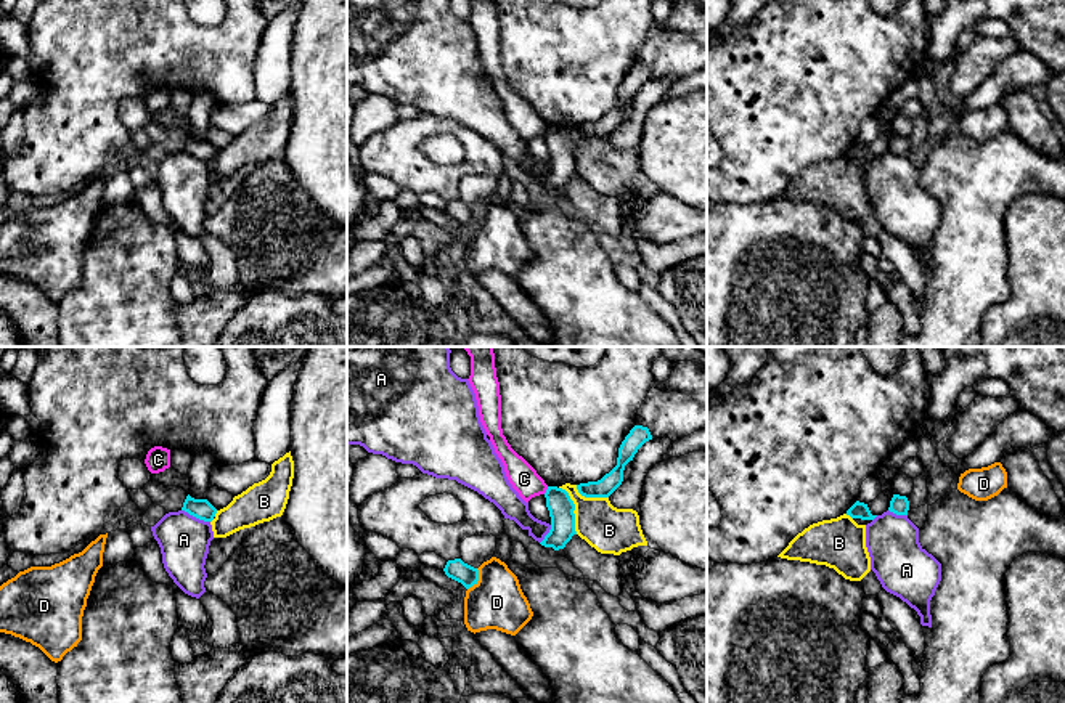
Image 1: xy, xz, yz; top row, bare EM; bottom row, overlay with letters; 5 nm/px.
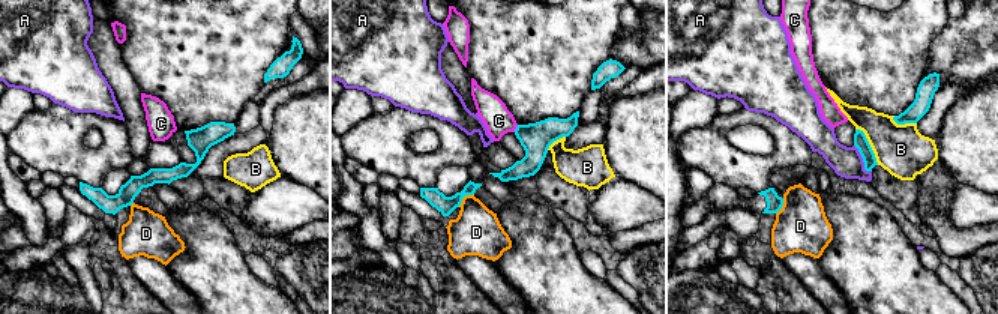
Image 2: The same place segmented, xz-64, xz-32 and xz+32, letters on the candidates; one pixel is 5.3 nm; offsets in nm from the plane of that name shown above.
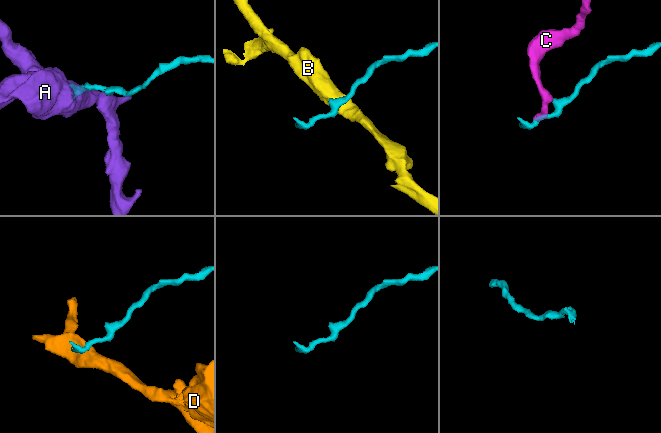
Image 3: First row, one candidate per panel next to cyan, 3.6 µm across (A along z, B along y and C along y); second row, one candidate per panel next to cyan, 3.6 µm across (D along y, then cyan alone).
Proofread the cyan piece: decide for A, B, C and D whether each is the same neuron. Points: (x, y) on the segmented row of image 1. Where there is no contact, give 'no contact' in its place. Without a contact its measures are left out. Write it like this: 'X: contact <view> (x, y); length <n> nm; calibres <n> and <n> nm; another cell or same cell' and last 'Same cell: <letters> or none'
A: contact xy (196, 517); length 160 nm; calibres 100 and 260 nm; another cell
B: contact xz (574, 509); length 260 nm; calibres 130 and 240 nm; another cell
C: contact xz (546, 490); length 50 nm; calibres 130 and 140 nm; another cell
D: contact xz (477, 580); length 120 nm; calibres 100 and 280 nm; another cell
Same cell: none

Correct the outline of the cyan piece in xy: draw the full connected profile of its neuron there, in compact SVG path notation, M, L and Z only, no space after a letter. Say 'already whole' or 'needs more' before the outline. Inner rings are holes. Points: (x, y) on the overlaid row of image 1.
already whole; M190 494L185 499L182 510L204 522L212 522L217 514L217 509L207 499L194 499Z

